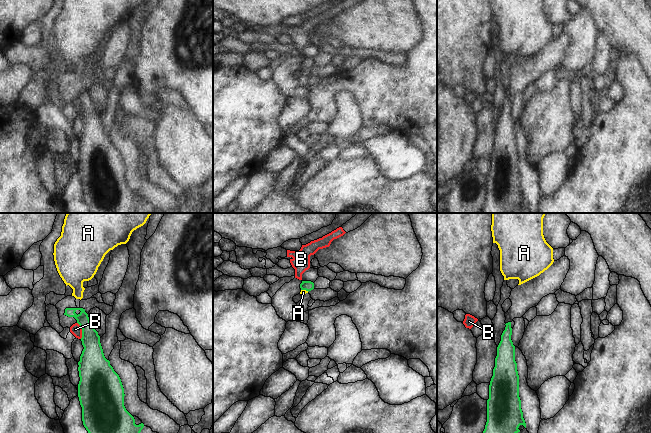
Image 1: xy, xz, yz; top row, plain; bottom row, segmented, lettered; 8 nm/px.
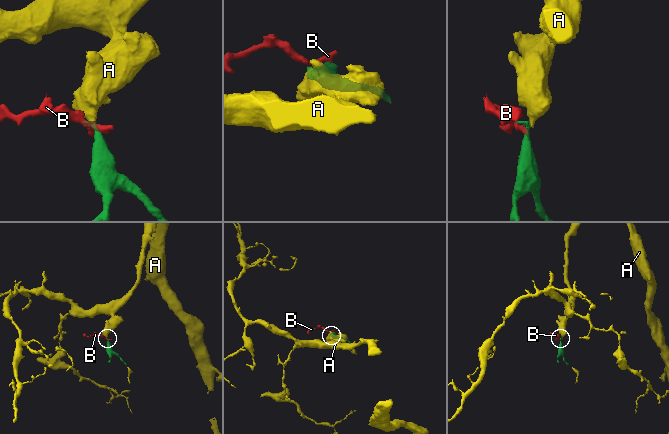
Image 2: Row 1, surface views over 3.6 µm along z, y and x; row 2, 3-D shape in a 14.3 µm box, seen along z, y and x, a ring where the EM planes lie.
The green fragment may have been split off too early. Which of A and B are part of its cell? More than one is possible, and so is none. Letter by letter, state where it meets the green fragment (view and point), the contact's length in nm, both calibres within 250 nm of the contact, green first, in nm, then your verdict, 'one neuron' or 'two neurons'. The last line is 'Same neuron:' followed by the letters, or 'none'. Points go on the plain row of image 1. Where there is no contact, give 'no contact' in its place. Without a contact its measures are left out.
A: meets green in xz at (305, 65); contact 70 nm long; 80 nm thick on the green side, 50 nm on the other; one neuron
B: meets green in xy at (82, 106); contact 140 nm long; 200 nm thick on the green side, 90 nm on the other; two neurons
Same neuron: A

